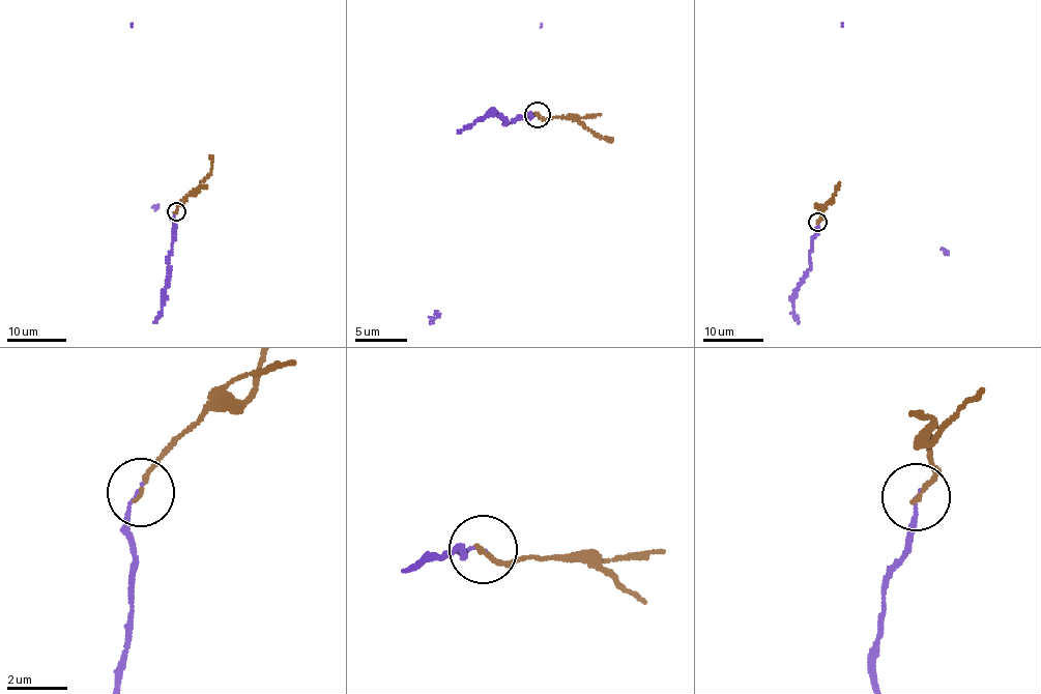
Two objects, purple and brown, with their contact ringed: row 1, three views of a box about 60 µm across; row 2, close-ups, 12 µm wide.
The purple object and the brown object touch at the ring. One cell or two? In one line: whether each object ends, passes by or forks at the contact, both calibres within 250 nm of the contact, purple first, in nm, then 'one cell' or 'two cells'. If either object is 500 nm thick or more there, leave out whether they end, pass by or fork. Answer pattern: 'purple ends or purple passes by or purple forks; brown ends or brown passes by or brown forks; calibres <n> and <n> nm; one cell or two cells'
purple ends; brown ends; calibres 80 and 140 nm; two cells

